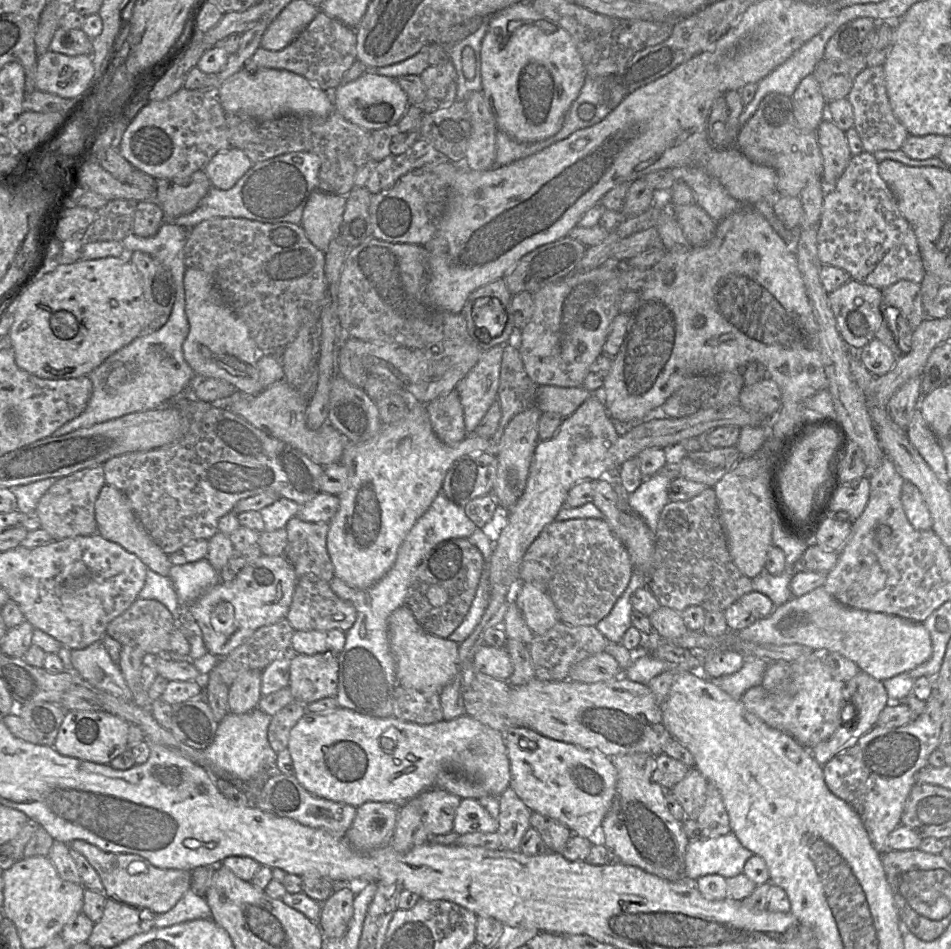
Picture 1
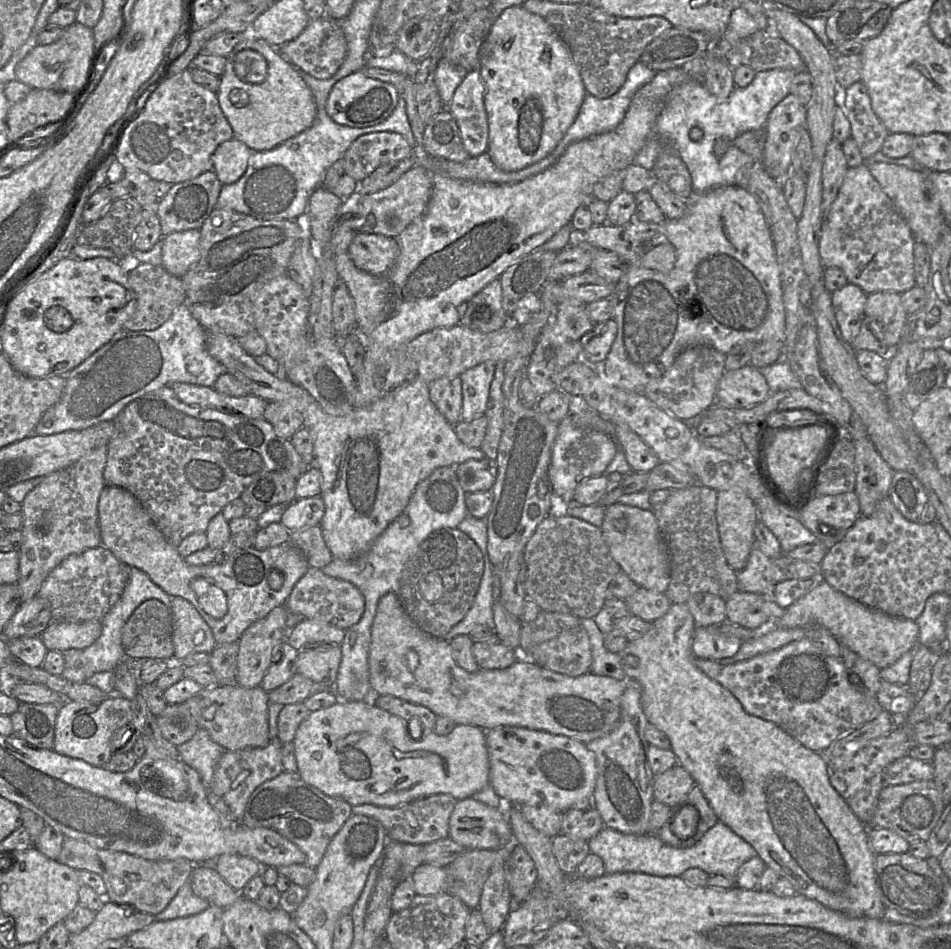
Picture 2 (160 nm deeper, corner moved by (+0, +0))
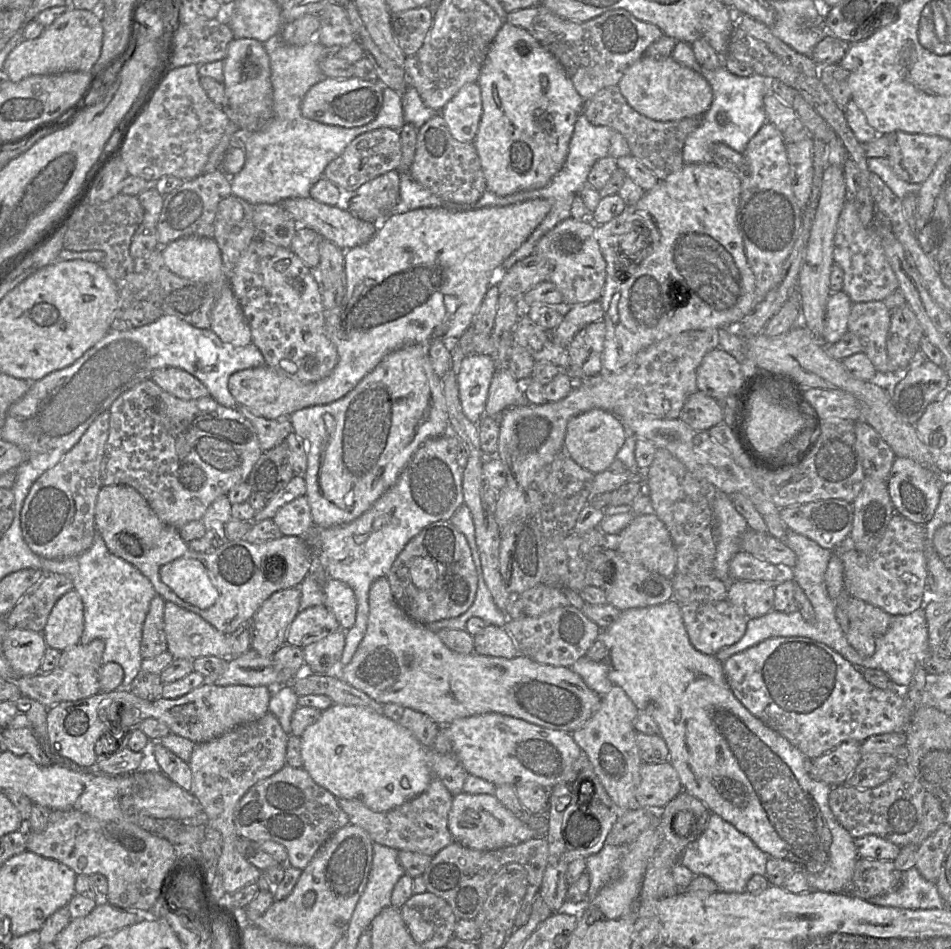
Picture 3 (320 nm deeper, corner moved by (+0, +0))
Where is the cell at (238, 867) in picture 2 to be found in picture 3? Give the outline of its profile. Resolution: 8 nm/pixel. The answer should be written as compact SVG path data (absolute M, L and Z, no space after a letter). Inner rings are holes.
M267 712L259 720L239 725L220 737L205 743L195 743L188 765L192 771L192 793L202 807L202 819L222 836L222 852L216 872L222 877L229 895L250 883L257 883L261 871L249 863L237 849L234 811L245 793L257 782L264 780L286 765L287 735L278 719Z

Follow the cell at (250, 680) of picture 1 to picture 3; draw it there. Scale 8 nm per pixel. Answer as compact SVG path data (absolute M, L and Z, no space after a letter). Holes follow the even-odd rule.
M299 587L282 589L270 595L255 612L251 619L252 640L251 648L261 656L272 657L274 652L286 644L285 638L291 622L294 620L299 610L300 603Z

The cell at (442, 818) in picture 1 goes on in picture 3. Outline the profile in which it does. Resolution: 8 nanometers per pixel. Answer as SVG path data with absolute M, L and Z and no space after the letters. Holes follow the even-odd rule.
M433 778L427 789L418 796L386 812L372 811L360 800L337 800L348 815L350 824L363 828L375 843L399 851L417 852L434 857L454 841L448 828L453 796L438 778Z

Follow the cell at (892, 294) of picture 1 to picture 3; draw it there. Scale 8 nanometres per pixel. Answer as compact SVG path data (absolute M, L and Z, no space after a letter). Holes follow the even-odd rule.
M883 301L861 302L852 304L848 318L848 332L858 335L864 345L864 351L878 373L894 373L886 351L887 334L890 328L891 310Z

